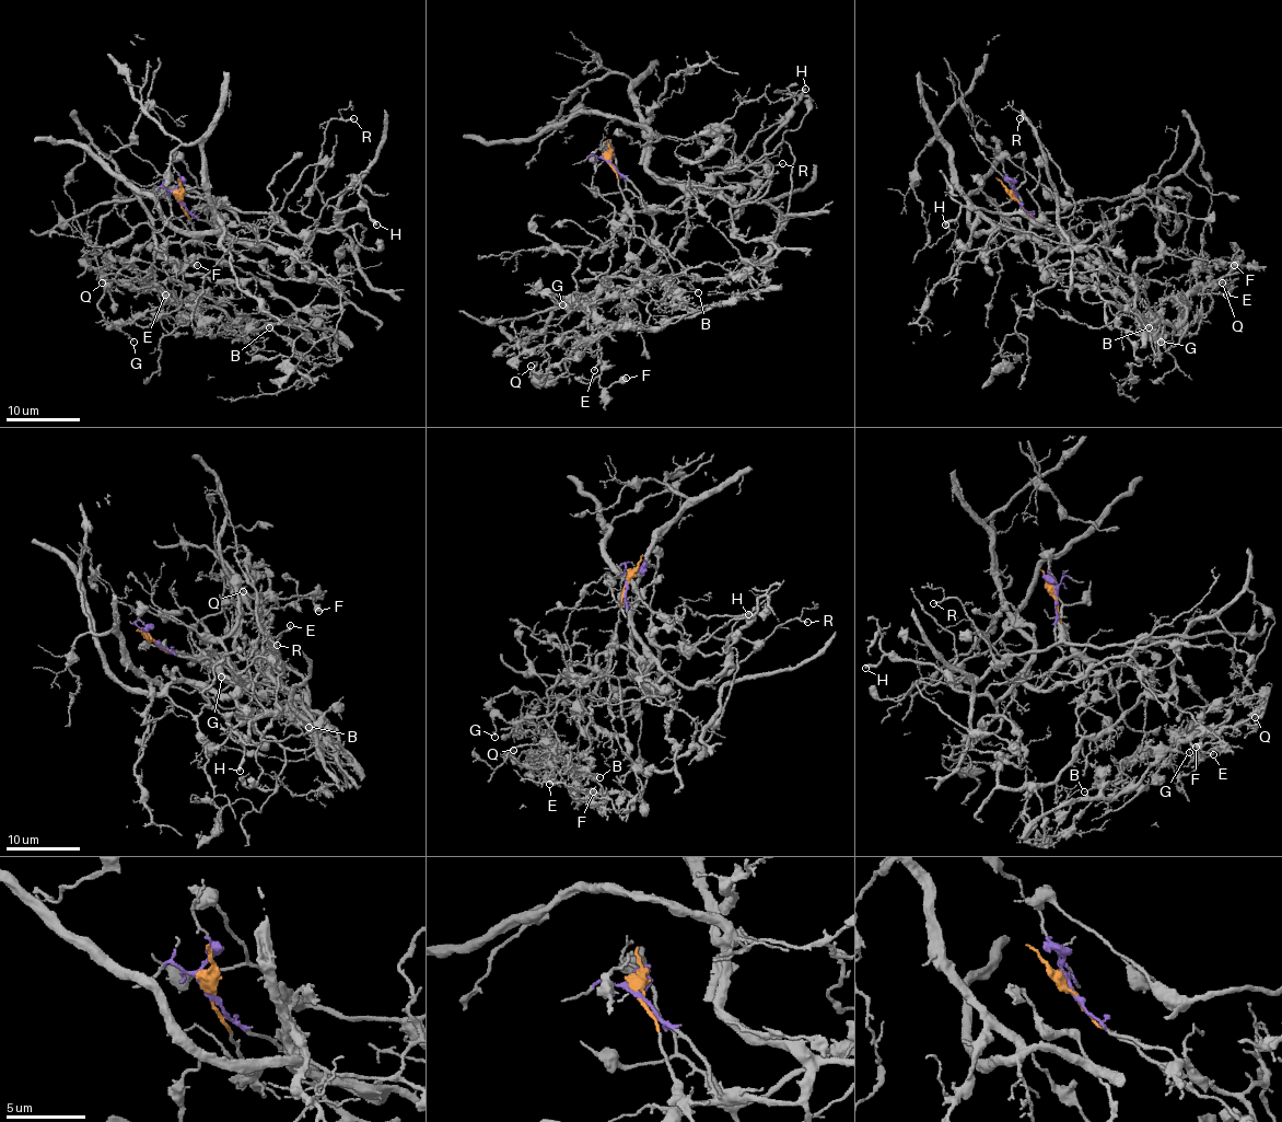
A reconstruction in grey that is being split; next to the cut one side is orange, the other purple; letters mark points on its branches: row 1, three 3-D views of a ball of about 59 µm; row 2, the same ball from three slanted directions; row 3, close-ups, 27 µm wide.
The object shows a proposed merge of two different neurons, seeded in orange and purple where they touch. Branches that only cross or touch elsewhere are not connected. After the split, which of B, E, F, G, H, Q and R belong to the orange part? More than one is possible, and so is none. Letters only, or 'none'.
B, E, F, G, Q

